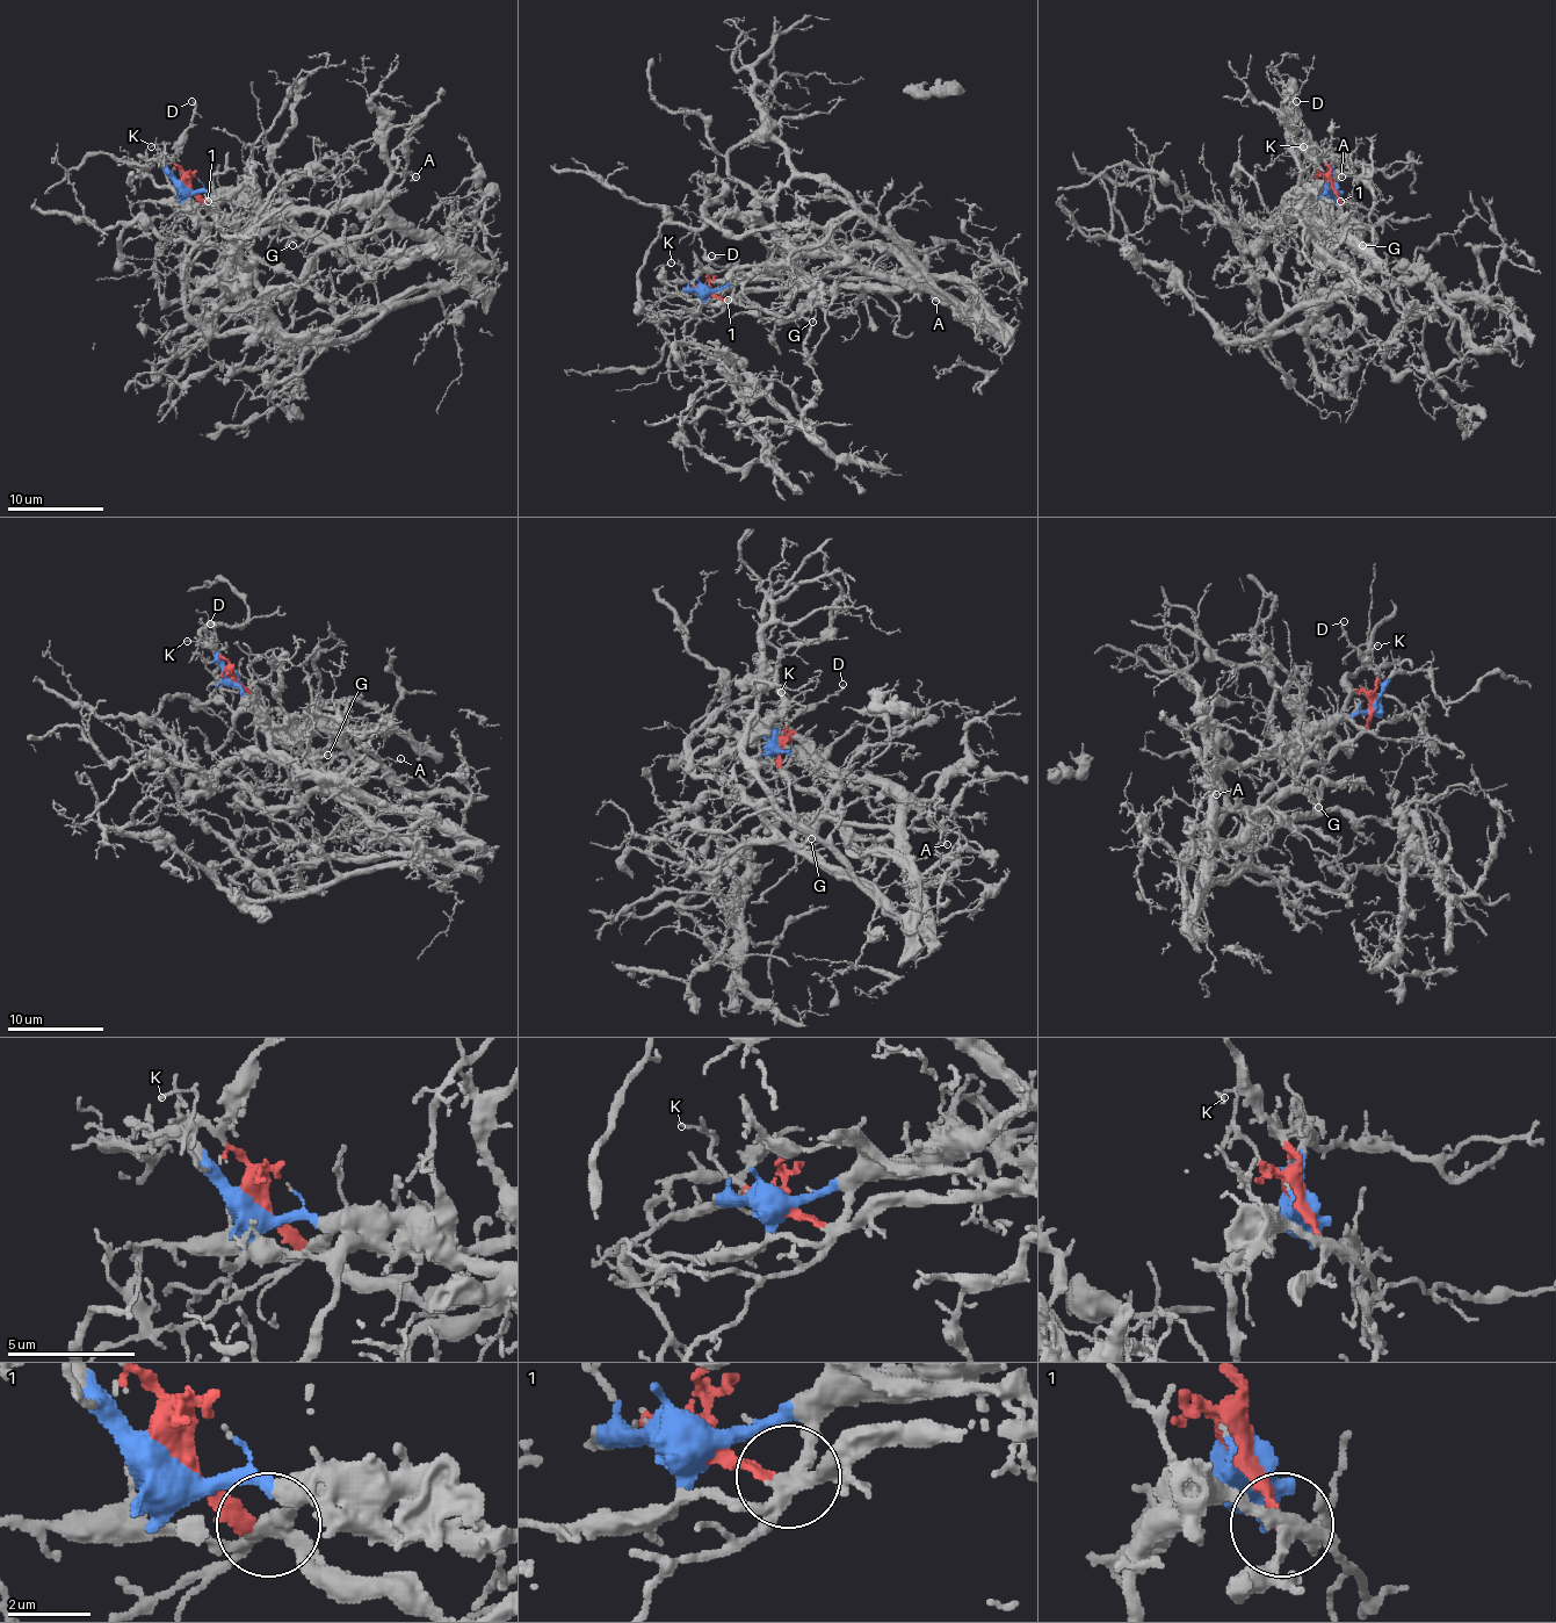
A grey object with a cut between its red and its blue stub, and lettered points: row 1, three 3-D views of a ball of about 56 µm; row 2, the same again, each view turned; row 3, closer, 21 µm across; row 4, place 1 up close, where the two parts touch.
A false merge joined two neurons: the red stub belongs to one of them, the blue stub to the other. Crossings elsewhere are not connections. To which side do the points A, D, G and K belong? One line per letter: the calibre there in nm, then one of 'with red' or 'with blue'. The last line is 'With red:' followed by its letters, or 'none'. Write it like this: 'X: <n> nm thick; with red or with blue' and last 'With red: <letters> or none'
A: 160 nm thick; with red
D: 120 nm thick; with red
G: 140 nm thick; with red
K: 120 nm thick; with blue
With red: A, D, G

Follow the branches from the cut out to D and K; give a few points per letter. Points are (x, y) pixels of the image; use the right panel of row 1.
D: (1331, 185), (1331, 173), (1300, 118), (1295, 101)
K: (1331, 185), (1331, 180), (1317, 171), (1308, 146), (1302, 146)

